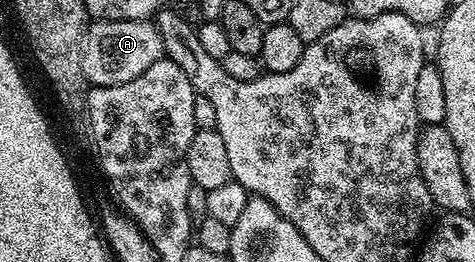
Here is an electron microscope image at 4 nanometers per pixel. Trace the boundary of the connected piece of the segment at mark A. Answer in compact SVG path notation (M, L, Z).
M96 20L87 29L84 50L84 74L87 83L93 87L111 88L123 85L148 70L153 62L163 59L163 39L160 38L157 25L147 20Z

